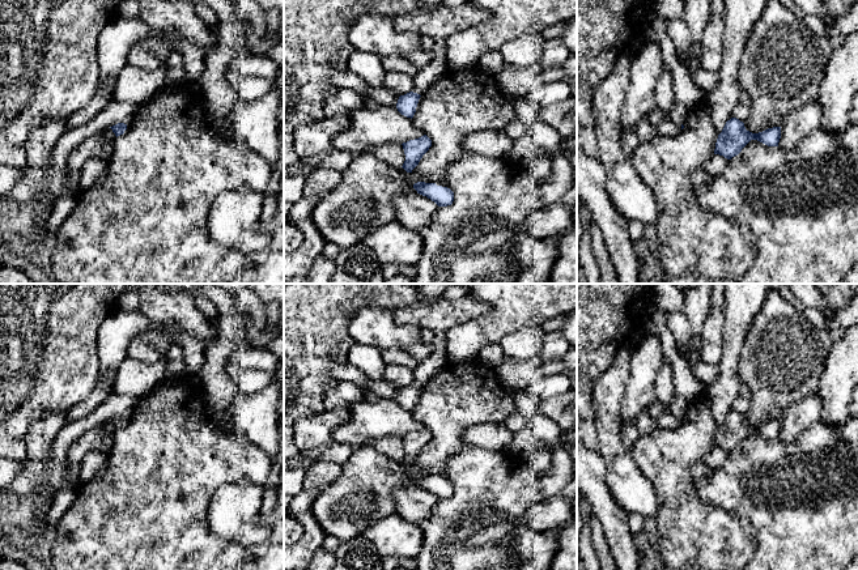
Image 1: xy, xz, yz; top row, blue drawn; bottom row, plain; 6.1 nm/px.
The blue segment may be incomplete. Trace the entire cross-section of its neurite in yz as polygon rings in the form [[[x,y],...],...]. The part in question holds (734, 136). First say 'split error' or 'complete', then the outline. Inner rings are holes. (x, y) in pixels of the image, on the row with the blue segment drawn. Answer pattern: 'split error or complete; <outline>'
complete; [[[731,118],[726,122],[722,132],[718,135],[714,154],[731,159],[738,156],[751,140],[757,140],[768,146],[778,146],[780,139],[781,127],[773,127],[759,133],[752,133],[746,129],[743,122]]]

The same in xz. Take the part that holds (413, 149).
complete; [[[424,135],[419,139],[403,142],[402,145],[403,145],[404,154],[405,154],[405,161],[402,167],[407,173],[412,173],[412,170],[419,165],[422,156],[432,146],[432,140],[426,135]]]

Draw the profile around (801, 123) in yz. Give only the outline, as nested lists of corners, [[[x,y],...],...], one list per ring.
[[[817,99],[811,101],[794,111],[781,126],[781,139],[778,146],[793,149],[811,132],[821,126],[823,109]]]

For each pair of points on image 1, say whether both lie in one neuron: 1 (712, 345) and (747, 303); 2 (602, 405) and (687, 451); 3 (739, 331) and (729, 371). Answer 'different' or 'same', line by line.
1: different
2: different
3: same

